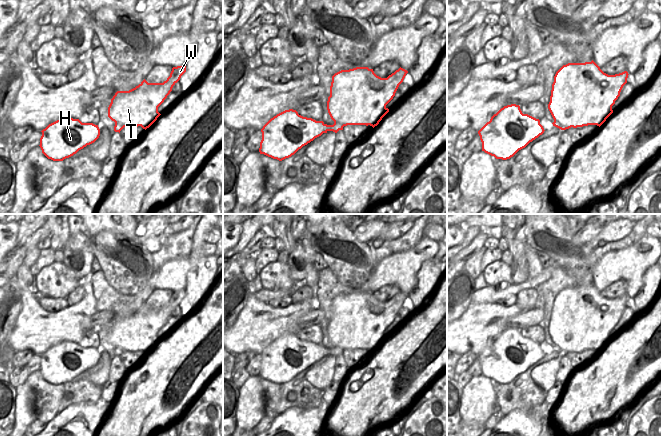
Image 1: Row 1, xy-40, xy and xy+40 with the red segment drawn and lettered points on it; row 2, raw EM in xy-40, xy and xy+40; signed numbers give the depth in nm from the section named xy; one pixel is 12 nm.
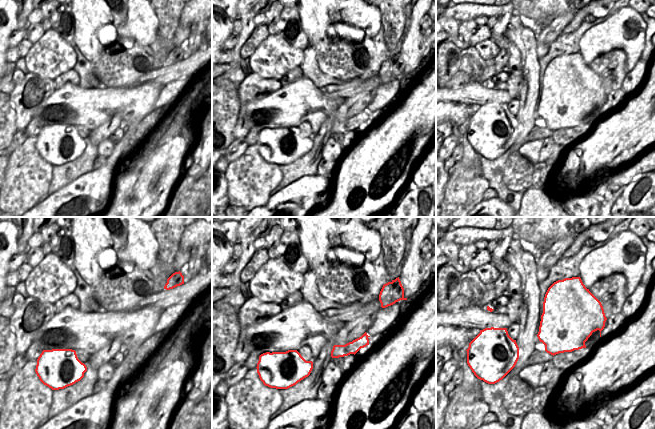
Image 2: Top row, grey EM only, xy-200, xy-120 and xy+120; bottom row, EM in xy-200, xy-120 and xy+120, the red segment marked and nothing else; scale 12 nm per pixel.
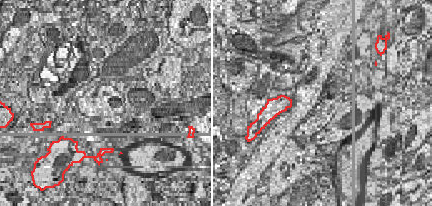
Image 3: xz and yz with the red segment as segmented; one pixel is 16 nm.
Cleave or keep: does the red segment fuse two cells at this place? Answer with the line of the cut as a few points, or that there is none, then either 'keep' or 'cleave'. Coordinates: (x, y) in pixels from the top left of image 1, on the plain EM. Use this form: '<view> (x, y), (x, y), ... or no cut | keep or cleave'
xy (326, 349), (327, 354) | cleave

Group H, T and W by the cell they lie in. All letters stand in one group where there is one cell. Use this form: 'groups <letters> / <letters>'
groups H / T W

